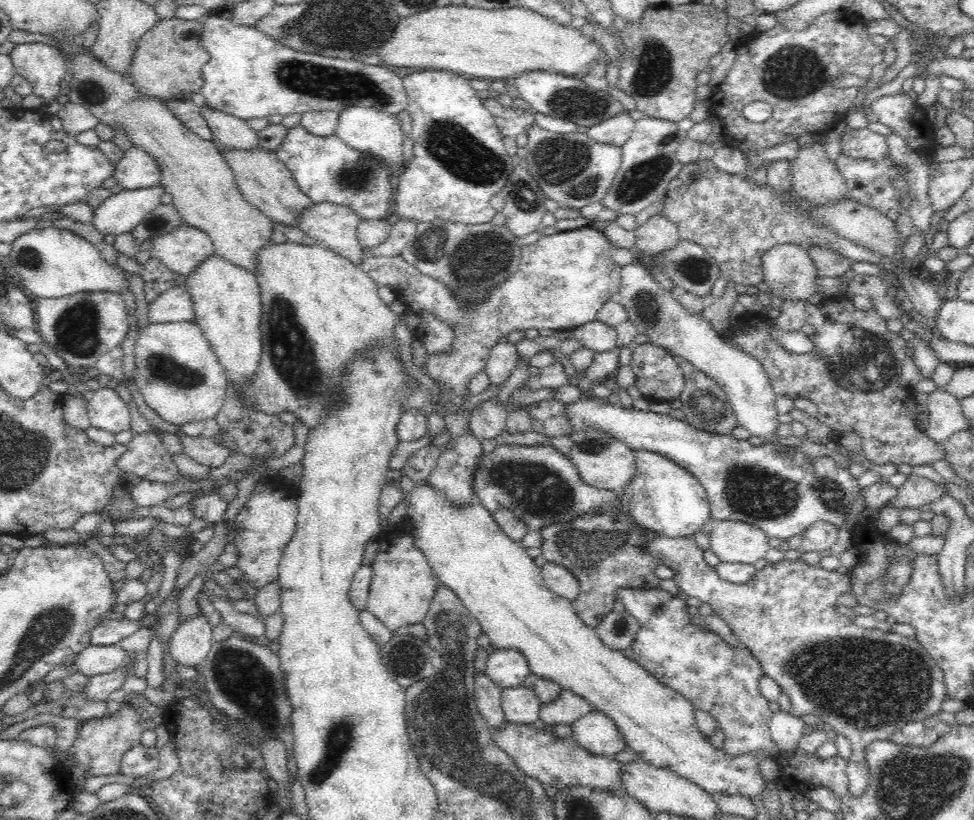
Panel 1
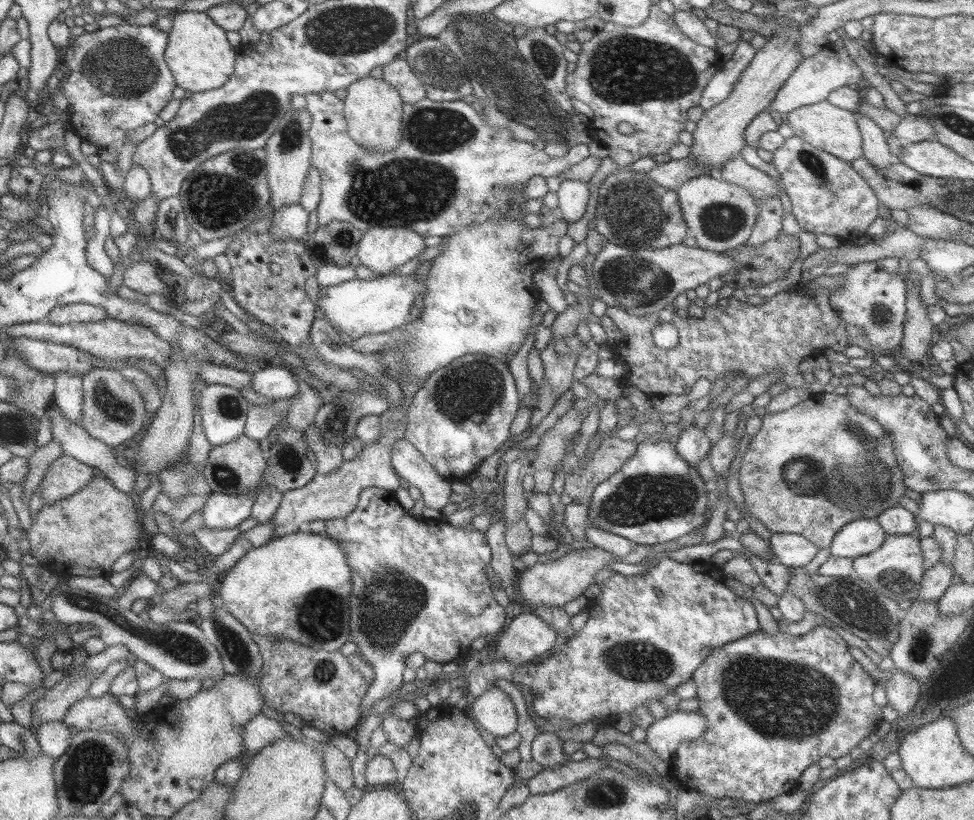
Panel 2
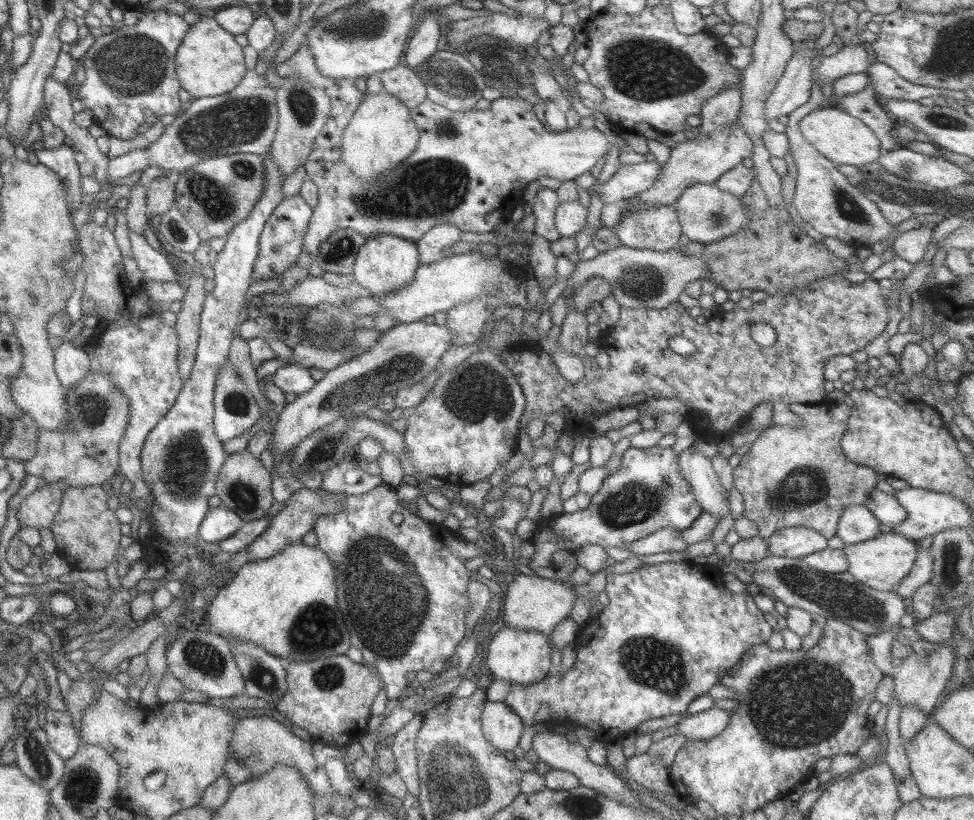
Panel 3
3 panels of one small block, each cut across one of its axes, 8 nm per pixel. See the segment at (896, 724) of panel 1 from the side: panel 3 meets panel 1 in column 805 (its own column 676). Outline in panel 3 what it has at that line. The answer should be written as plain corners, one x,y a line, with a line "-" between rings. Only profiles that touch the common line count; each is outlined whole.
661,562
660,564
644,565
642,568
629,572
629,574
612,574
607,572
606,583
604,586
607,598
607,605
603,605
598,615
589,620
581,627
580,633
573,641
575,644
575,661
571,667
564,673
547,674
543,680
531,685
511,684
503,681
503,679
491,679
485,687
485,700
489,702
503,702
521,719
523,727
532,725
533,723
543,724
547,720
567,720
570,722
571,728
579,726
592,730
598,739
599,736
607,736
613,732
627,733
634,731
636,726
649,720
649,718
661,718
669,716
669,714
683,714
687,709
687,705
696,696
707,694
709,688
713,684
719,684
719,677
725,673
725,670
735,665
737,659
751,647
765,643
772,634
771,626
763,618
764,612
759,610
753,602
753,596
746,591
733,593
724,586
717,587
713,580
704,578
697,570
689,566
688,562

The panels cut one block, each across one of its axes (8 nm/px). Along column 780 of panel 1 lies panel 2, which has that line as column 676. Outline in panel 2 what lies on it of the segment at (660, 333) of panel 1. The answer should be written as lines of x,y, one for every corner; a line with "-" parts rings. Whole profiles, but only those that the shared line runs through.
689,404
681,409
677,414
677,423
682,431
678,434
677,442
675,442
676,453
689,465
697,467
699,460
701,460
711,447
711,442
702,429
694,426
694,414
689,409

